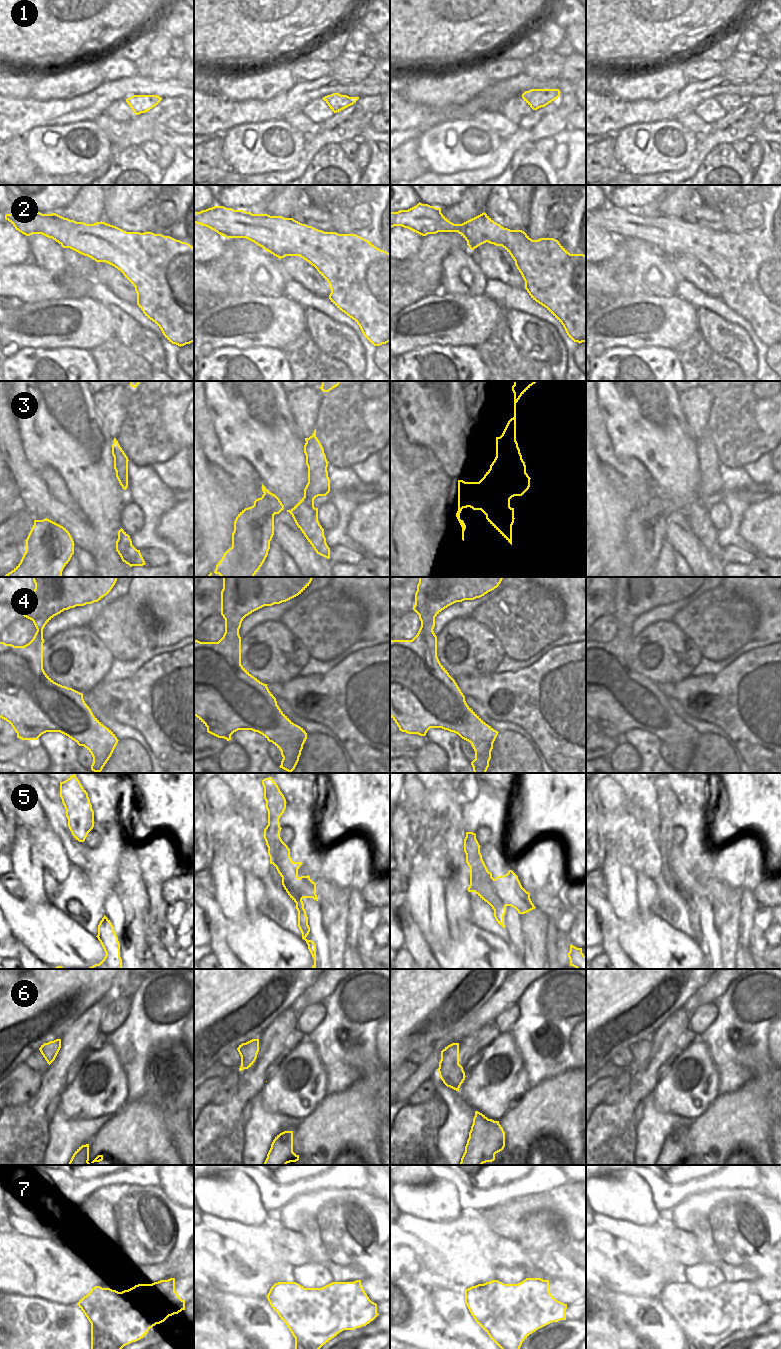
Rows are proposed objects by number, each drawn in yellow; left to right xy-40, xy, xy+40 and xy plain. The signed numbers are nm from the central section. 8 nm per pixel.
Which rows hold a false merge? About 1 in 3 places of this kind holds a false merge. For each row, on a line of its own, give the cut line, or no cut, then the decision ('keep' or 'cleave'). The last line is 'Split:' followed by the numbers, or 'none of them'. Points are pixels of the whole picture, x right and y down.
1: no cut; keep
2: no cut; keep
3: no cut; keep
4: no cut; keep
5: cut in xy+40 along (505, 905), (494, 910); cleave
6: no cut; keep
7: cut in xy along (331, 1291), (329, 1299), (345, 1311), (351, 1307), (371, 1320); cleave
Split: 5, 7

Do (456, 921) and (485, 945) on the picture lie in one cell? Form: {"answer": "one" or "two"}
{"answer": "two"}

